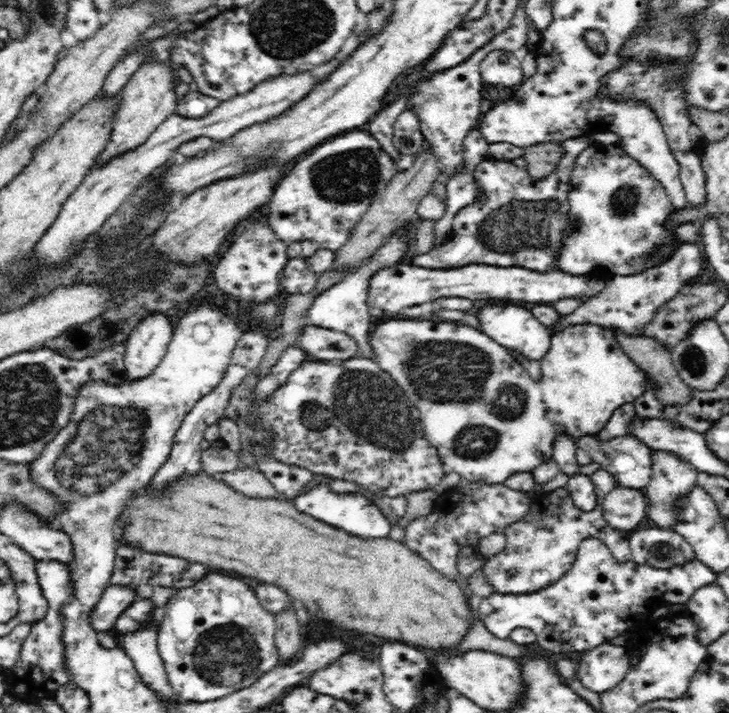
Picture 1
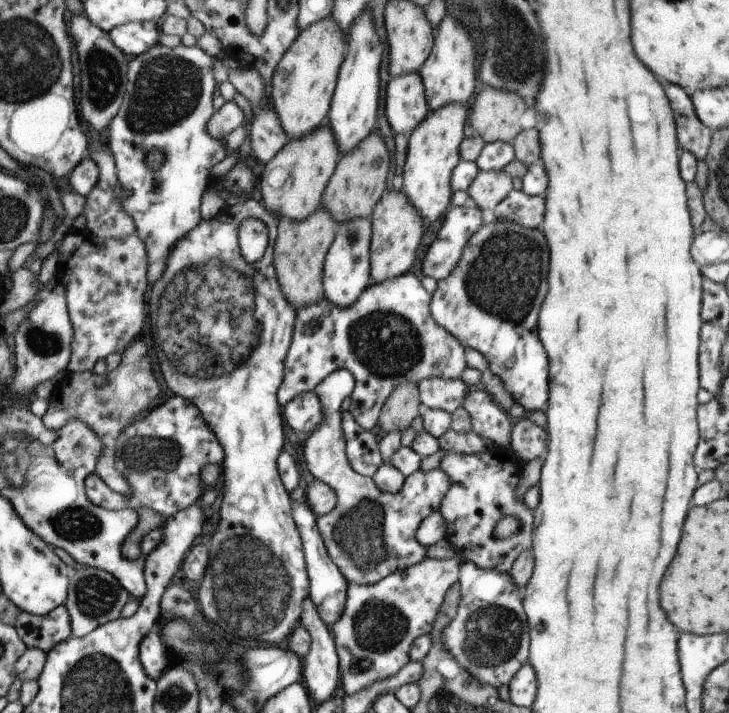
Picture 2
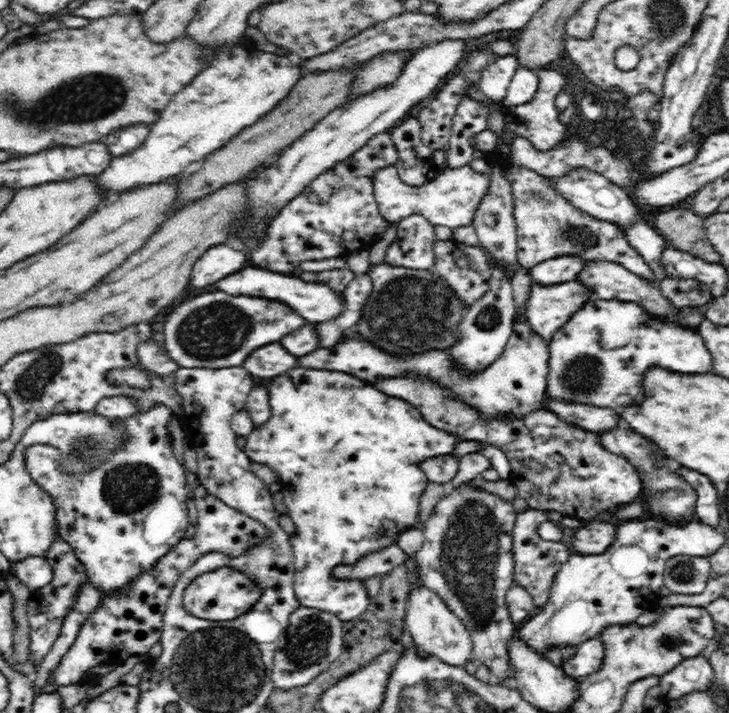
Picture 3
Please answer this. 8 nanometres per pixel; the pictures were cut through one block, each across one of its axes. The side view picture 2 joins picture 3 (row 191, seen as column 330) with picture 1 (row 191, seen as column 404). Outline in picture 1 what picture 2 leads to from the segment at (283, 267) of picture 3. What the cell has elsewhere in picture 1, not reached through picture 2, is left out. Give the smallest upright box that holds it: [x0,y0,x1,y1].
[266,128,398,252]

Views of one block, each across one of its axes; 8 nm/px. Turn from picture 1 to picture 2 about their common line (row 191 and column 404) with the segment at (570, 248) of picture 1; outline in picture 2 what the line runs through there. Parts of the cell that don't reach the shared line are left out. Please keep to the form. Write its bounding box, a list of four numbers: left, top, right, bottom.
[331,554,461,696]

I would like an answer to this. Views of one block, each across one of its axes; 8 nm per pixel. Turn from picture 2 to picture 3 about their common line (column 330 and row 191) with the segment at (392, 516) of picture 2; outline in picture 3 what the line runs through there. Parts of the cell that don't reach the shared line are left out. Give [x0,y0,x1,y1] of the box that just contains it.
[374,166,658,282]

